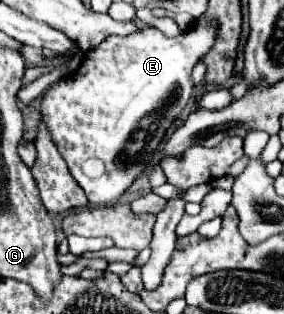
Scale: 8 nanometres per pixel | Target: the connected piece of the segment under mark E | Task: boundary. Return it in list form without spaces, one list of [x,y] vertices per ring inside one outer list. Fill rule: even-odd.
[[[200,16],[192,30],[180,32],[174,38],[166,38],[156,28],[142,28],[130,36],[108,36],[98,48],[90,50],[80,68],[52,84],[40,102],[40,114],[48,132],[68,164],[70,174],[86,192],[92,204],[114,204],[126,188],[144,172],[152,152],[162,142],[170,124],[180,116],[188,104],[194,84],[192,68],[208,54],[216,40],[218,24],[208,16]],[[146,118],[152,118],[150,126],[142,126]]]

